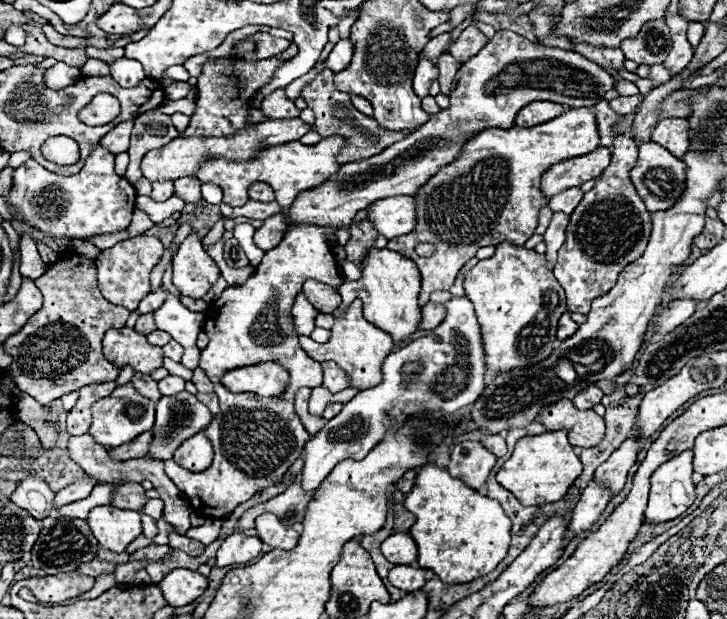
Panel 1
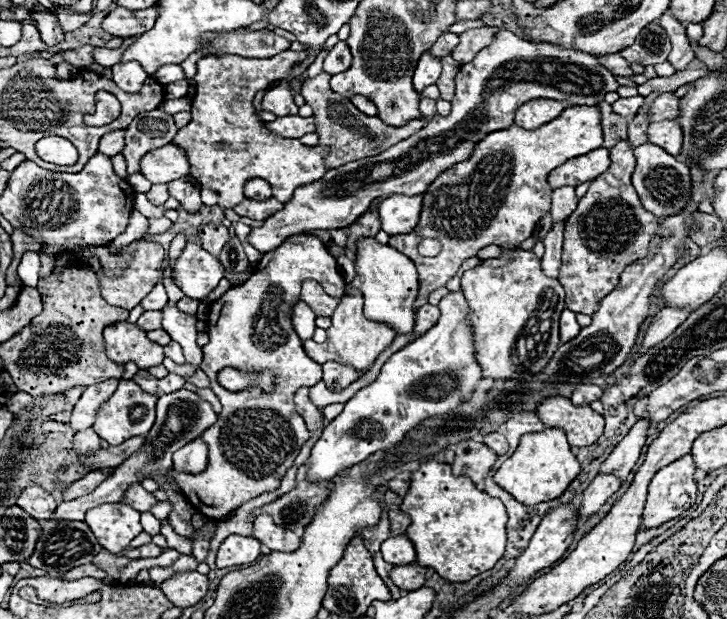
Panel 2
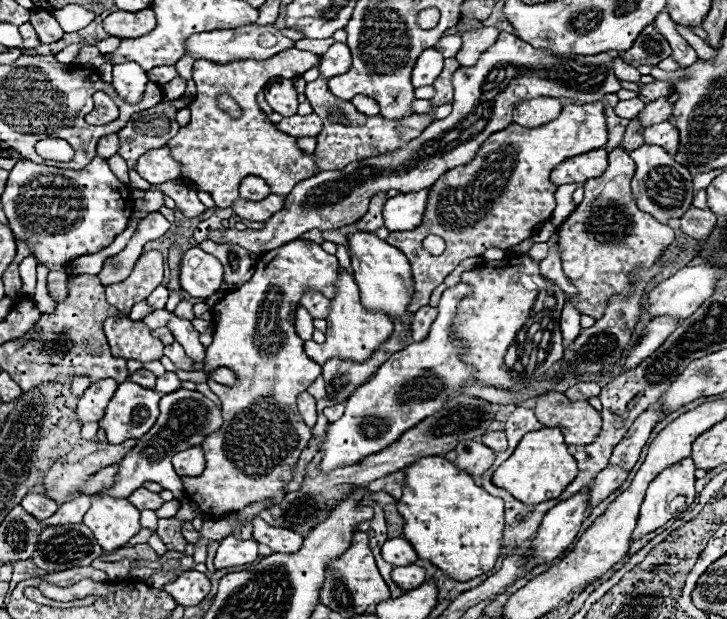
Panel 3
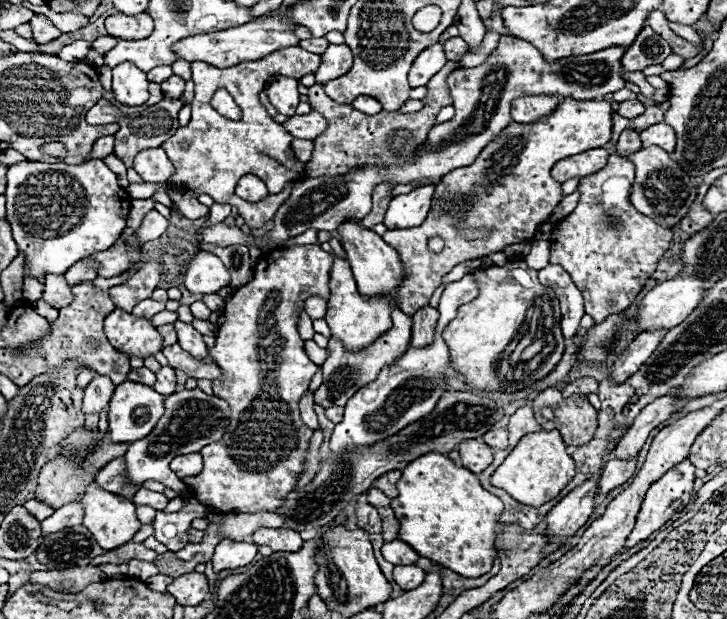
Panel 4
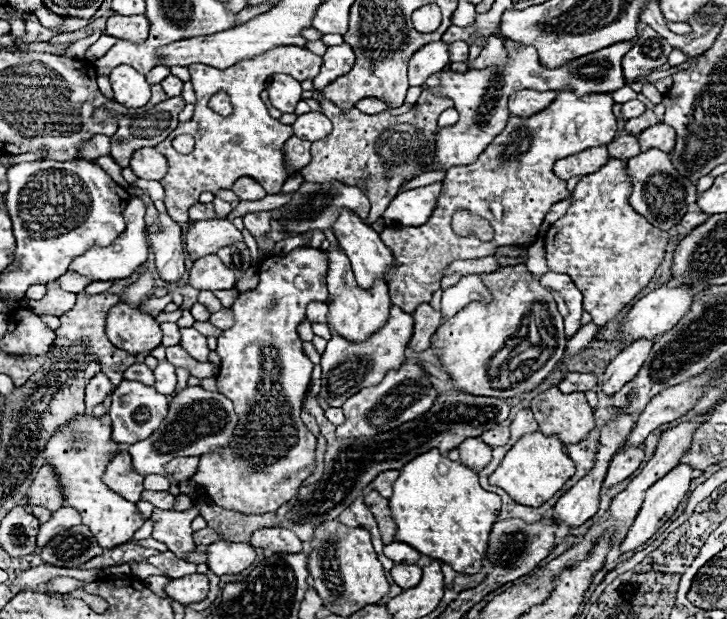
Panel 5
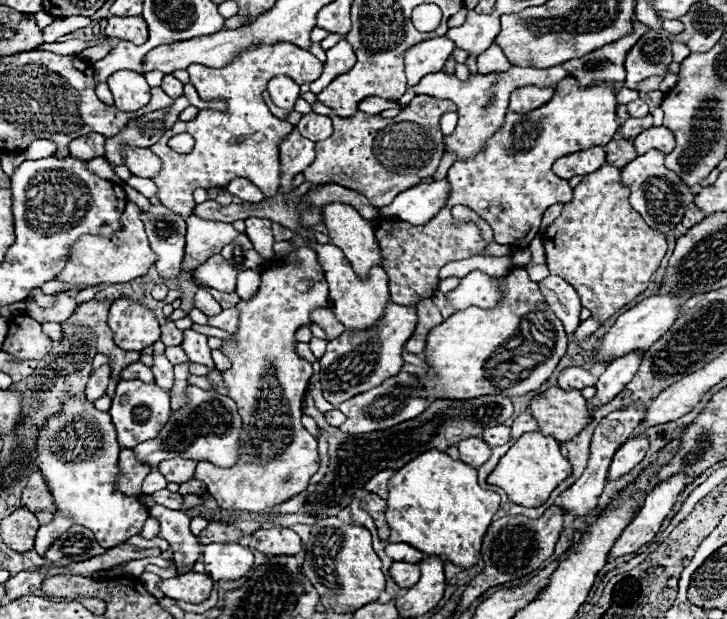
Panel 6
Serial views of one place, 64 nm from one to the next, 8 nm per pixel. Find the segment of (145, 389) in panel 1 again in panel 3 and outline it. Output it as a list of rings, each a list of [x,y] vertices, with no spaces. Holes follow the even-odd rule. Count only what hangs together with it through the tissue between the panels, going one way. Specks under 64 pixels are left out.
[[[140,368],[140,370],[136,370],[134,374],[130,374],[130,378],[128,378],[128,380],[132,380],[132,382],[138,382],[140,386],[146,386],[146,388],[154,388],[156,376],[154,376],[152,372],[148,372],[148,370]]]

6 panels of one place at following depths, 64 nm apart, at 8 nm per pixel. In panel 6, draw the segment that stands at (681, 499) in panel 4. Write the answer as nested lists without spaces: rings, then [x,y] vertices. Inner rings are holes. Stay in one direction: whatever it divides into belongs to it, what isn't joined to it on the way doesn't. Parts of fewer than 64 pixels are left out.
[[[678,474],[666,482],[660,482],[646,496],[644,504],[640,506],[640,510],[632,518],[630,526],[626,526],[626,530],[618,536],[618,540],[614,542],[608,556],[618,558],[618,556],[634,554],[638,548],[652,542],[652,538],[660,530],[664,518],[670,514],[678,494],[684,490],[686,484],[688,484],[688,480],[684,474]]]

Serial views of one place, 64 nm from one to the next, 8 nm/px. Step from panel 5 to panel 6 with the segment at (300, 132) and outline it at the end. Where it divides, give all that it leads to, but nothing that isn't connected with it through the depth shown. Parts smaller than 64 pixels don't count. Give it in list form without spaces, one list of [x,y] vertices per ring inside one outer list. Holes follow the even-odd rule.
[[[310,112],[310,114],[304,114],[302,120],[296,124],[296,128],[300,130],[302,136],[310,138],[312,142],[320,142],[320,140],[326,140],[328,136],[332,136],[332,120],[328,116],[322,116],[322,114],[316,114],[316,112]]]

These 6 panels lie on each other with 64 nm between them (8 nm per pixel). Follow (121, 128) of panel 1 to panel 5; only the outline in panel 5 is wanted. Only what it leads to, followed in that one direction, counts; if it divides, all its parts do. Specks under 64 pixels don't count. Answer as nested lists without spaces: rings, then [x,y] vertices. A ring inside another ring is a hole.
[[[92,136],[92,140],[86,142],[86,146],[82,146],[80,150],[80,158],[86,158],[86,160],[94,160],[94,158],[100,158],[100,156],[108,156],[108,142],[110,138],[108,136]]]

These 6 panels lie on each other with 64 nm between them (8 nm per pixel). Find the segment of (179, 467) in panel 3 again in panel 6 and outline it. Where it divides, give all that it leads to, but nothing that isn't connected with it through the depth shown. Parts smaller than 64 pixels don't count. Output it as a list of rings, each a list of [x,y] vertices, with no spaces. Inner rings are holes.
[[[172,458],[172,460],[162,460],[156,470],[168,480],[168,482],[188,482],[194,478],[194,468],[196,462],[194,460],[184,460],[184,458]]]

